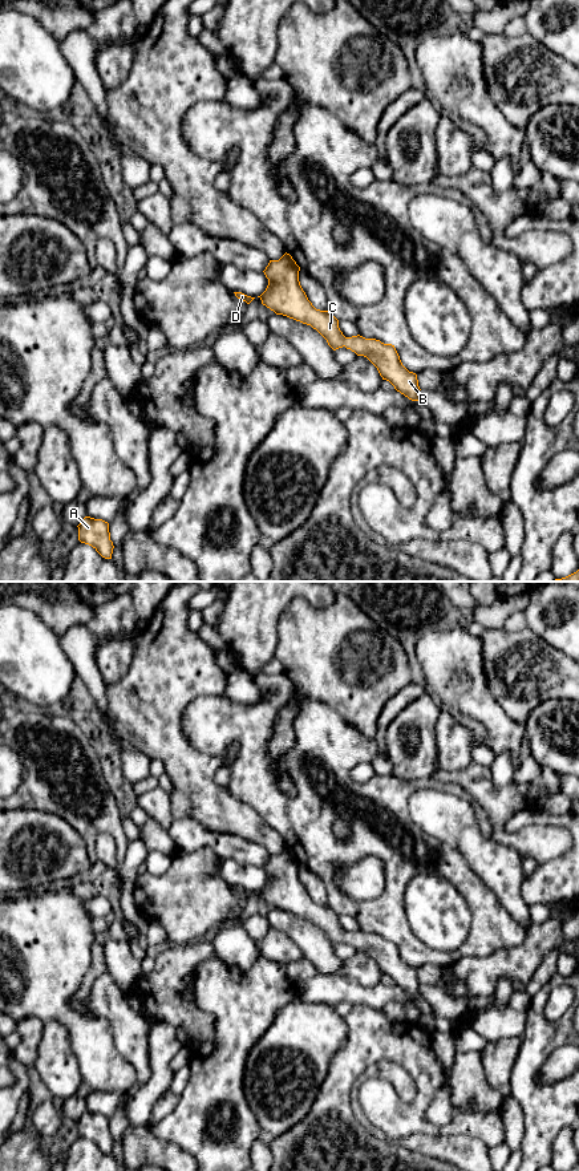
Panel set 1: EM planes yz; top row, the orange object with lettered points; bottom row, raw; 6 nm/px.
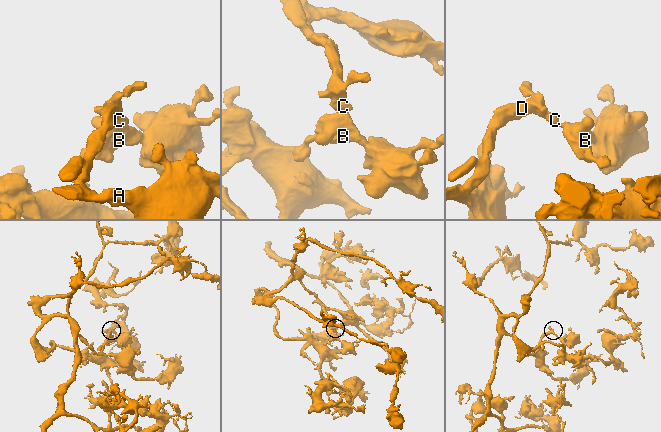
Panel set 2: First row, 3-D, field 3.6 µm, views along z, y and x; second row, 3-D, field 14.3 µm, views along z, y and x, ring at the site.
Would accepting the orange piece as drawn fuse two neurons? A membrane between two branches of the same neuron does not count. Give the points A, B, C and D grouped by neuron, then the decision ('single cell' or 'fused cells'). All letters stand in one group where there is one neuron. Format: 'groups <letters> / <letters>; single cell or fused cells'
groups A B C D; single cell

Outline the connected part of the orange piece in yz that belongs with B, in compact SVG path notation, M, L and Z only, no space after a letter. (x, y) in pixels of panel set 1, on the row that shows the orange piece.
M287 252L279 260L270 260L263 271L268 285L258 296L262 304L276 315L311 325L333 351L345 347L357 356L367 357L377 368L382 380L389 381L409 400L418 401L421 389L417 374L402 365L394 345L360 335L345 337L339 328L339 320L328 311L316 309L308 300L299 281L299 271L300 267Z

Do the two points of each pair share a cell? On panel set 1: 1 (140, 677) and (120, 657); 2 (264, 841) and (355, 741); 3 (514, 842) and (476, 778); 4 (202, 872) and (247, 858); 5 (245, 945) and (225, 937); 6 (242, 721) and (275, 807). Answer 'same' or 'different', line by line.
1: different
2: different
3: same
4: different
5: same
6: same

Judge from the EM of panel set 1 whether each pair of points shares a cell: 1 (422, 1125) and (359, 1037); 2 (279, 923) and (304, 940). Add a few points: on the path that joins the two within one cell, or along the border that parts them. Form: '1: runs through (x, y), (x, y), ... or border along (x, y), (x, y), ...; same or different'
1: runs through (422, 1095), (422, 1073), (388, 1040); same
2: runs through (286, 923), (298, 934); same

